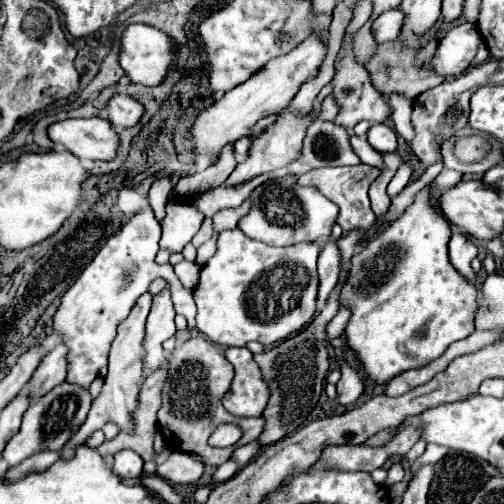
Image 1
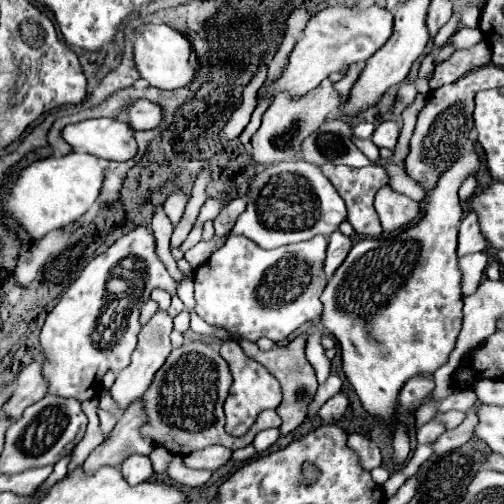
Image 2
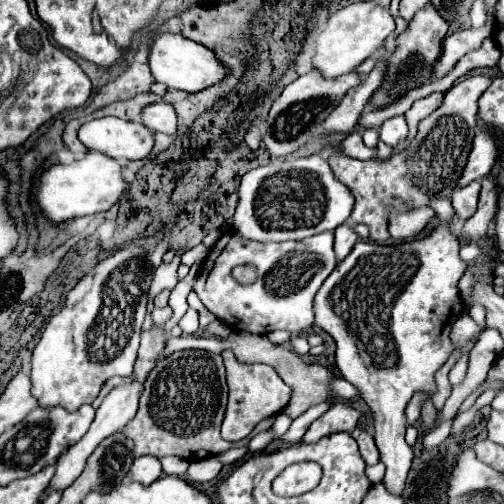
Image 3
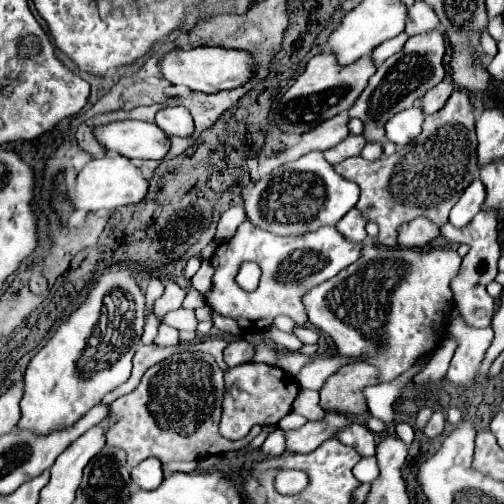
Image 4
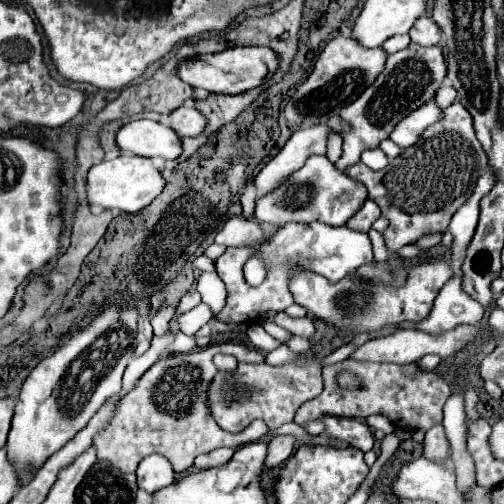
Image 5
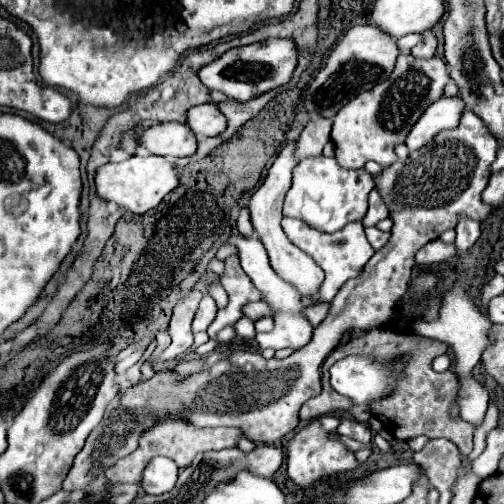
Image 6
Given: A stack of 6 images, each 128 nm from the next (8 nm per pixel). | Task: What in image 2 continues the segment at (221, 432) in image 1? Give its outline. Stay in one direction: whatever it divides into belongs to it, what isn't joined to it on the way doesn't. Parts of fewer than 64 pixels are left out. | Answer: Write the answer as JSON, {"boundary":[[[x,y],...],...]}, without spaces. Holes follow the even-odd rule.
{"boundary":[[[212,446],[212,448],[206,448],[202,452],[184,456],[184,464],[190,466],[190,468],[210,468],[210,470],[216,470],[218,466],[226,464],[230,460],[230,454],[232,454],[232,450],[228,450],[228,448],[222,448],[220,452],[216,448],[222,448],[222,446]]]}

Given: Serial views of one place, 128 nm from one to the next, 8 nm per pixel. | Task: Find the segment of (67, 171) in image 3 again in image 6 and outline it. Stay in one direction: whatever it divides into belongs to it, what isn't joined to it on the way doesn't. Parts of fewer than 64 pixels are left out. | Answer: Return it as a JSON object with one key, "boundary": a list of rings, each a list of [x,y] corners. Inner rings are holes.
{"boundary":[[[138,152],[124,162],[118,162],[118,164],[110,162],[100,166],[96,174],[96,190],[100,198],[108,202],[118,202],[134,214],[146,214],[148,210],[156,208],[164,200],[164,196],[180,184],[180,180],[174,164],[170,164],[166,158],[154,155],[158,154],[141,156]]]}

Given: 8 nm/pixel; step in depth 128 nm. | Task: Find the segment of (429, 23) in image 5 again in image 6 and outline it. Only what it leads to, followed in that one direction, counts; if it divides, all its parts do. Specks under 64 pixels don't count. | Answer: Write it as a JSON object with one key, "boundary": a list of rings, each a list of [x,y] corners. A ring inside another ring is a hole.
{"boundary":[[[424,32],[424,40],[412,48],[412,56],[432,58],[434,54],[436,54],[436,36],[432,32]]]}

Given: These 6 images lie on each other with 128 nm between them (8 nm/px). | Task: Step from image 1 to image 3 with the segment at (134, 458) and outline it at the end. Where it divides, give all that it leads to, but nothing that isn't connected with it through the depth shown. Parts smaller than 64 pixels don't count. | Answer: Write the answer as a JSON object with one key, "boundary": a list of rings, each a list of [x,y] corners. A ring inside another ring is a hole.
{"boundary":[[[140,456],[134,460],[130,468],[130,480],[140,482],[140,484],[152,484],[162,476],[162,466],[160,460],[154,456]]]}

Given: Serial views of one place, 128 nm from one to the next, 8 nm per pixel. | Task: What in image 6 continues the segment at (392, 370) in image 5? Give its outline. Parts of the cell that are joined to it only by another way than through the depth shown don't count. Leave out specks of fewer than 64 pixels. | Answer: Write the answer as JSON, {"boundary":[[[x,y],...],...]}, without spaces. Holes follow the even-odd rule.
{"boundary":[[[374,328],[370,332],[366,332],[360,338],[352,338],[350,342],[336,346],[328,358],[322,364],[322,394],[316,398],[310,398],[302,410],[300,410],[300,420],[308,422],[312,418],[324,416],[332,410],[348,410],[350,408],[350,400],[346,400],[344,396],[336,394],[330,388],[329,369],[336,360],[348,356],[348,354],[378,354],[378,358],[388,358],[390,356],[404,356],[410,354],[410,362],[406,366],[406,374],[400,378],[396,392],[384,400],[378,400],[372,408],[374,414],[380,418],[380,422],[384,424],[386,430],[392,432],[392,436],[396,436],[396,440],[410,440],[416,438],[420,434],[426,434],[428,438],[448,438],[452,440],[462,456],[468,456],[472,452],[472,436],[474,436],[474,424],[464,422],[462,418],[452,420],[452,416],[448,416],[448,408],[452,408],[452,400],[456,398],[458,392],[458,380],[454,372],[434,372],[432,370],[432,360],[440,354],[446,352],[446,344],[440,344],[438,340],[428,340],[428,338],[420,338],[414,334],[404,334],[404,332],[394,332],[388,328]]]}

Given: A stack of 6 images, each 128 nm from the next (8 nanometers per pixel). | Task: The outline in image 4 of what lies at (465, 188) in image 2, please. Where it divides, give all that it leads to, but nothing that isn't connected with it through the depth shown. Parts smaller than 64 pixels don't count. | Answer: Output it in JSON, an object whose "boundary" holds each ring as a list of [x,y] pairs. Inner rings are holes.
{"boundary":[[[474,180],[464,196],[458,200],[458,204],[452,208],[450,212],[450,224],[456,226],[456,228],[464,228],[472,222],[472,218],[482,210],[482,204],[484,204],[484,184],[480,180]]]}

